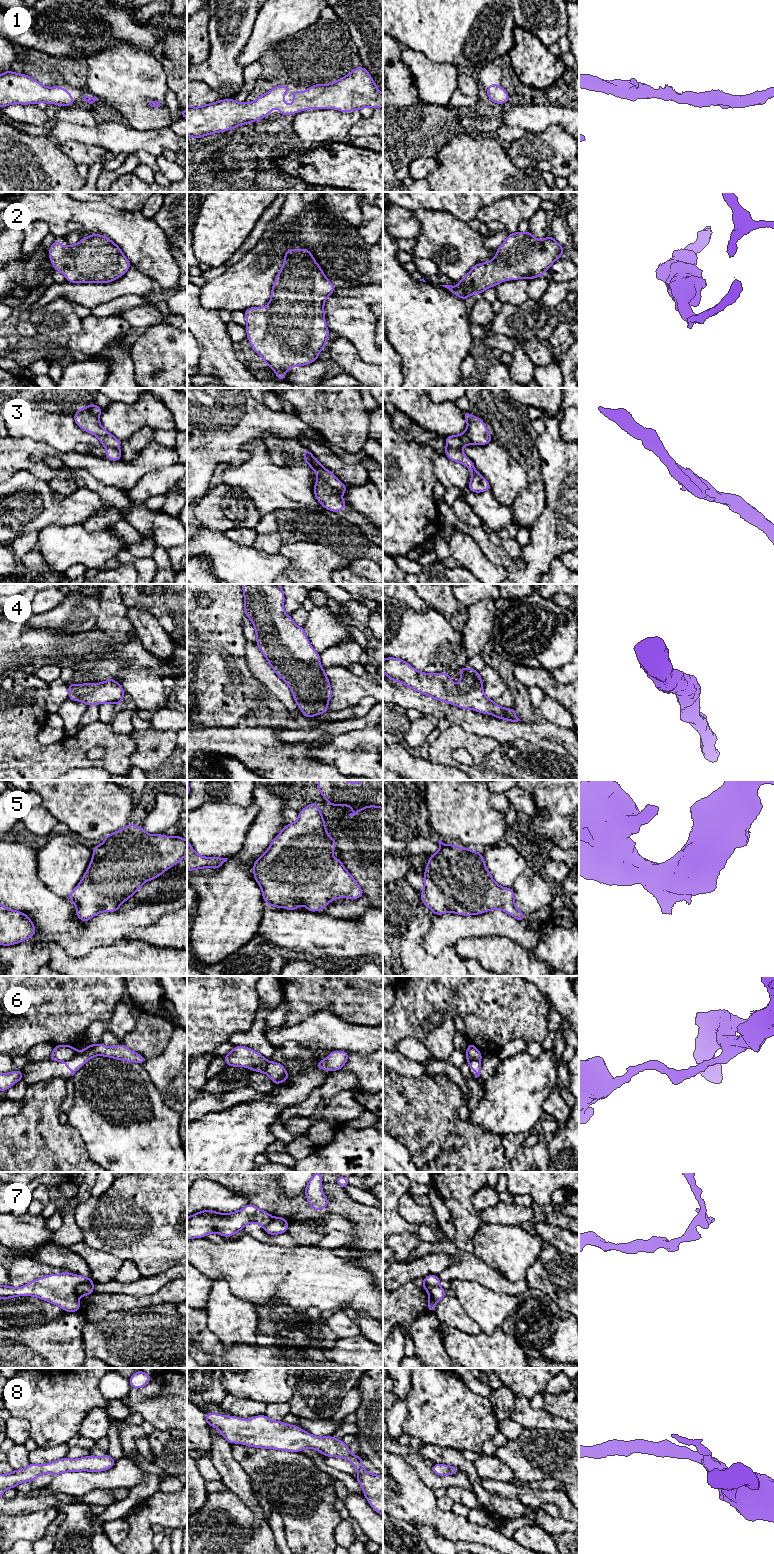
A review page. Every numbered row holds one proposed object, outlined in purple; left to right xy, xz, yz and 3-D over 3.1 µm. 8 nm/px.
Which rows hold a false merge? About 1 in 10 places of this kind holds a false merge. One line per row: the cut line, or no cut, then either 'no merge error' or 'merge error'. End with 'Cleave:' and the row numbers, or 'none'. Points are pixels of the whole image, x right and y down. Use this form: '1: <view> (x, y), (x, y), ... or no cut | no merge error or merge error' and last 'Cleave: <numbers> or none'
1: no cut | no merge error
2: no cut | no merge error
3: yz (447, 445), (460, 449) | merge error
4: no cut | no merge error
5: no cut | no merge error
6: xy (75, 1051), (74, 1055), (66, 1062) | merge error
7: xy (92, 1281), (80, 1283), (76, 1287), (77, 1297) | merge error
8: no cut | no merge error
Cleave: 3, 6, 7

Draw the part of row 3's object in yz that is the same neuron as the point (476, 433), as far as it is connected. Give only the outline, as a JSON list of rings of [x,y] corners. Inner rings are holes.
[[[463,412],[462,415],[467,420],[467,428],[461,435],[446,437],[445,441],[448,447],[461,449],[466,445],[487,445],[489,442],[493,441],[482,419],[474,417],[469,412]]]

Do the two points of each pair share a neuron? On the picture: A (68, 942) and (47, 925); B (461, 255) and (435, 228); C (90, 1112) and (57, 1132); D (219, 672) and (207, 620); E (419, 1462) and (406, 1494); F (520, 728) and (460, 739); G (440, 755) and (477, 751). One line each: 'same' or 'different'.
A: different
B: same
C: different
D: same
E: different
F: different
G: same

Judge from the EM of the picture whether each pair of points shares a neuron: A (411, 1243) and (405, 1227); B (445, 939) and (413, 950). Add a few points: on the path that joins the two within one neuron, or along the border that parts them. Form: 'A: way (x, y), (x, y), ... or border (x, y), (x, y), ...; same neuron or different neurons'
A: border (414, 1232), (393, 1235); different neurons
B: border (432, 925), (424, 936), (422, 947), (436, 956); different neurons

